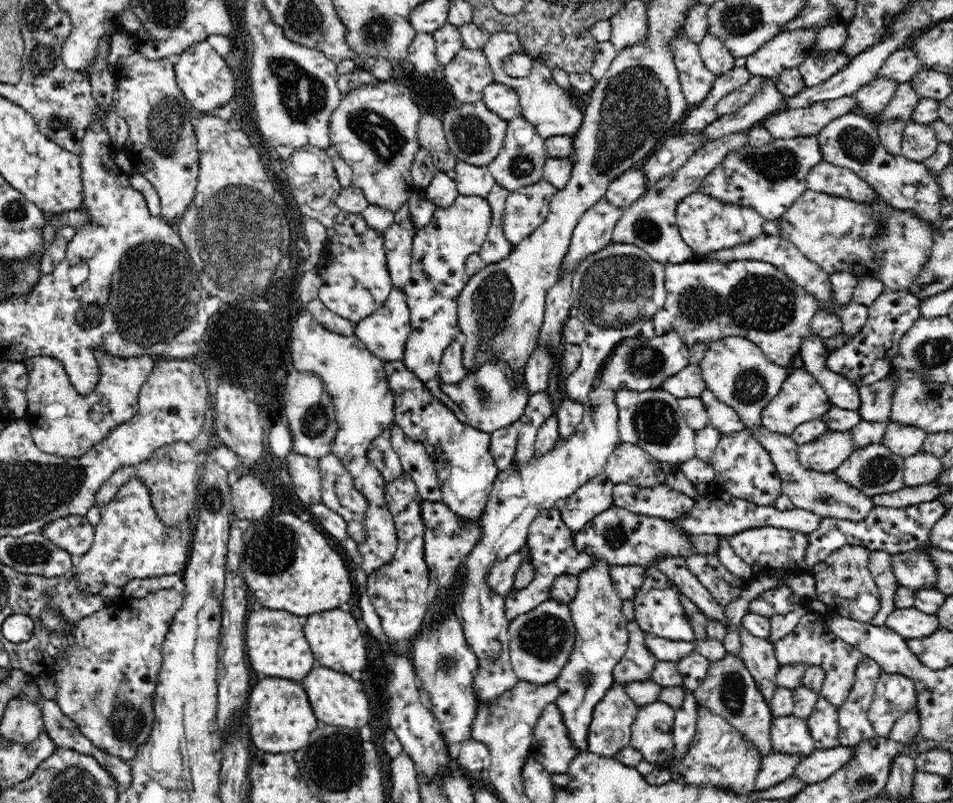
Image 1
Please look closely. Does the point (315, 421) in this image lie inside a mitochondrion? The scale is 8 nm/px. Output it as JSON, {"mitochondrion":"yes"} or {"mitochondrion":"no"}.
{"mitochondrion":"yes"}

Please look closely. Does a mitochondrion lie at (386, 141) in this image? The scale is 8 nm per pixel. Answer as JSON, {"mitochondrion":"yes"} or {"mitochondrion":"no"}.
{"mitochondrion":"yes"}

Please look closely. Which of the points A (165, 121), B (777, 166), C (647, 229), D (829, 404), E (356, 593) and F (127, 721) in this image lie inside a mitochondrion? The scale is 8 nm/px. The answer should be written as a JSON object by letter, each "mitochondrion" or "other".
{"A":"mitochondrion","B":"mitochondrion","C":"mitochondrion","D":"other","E":"other","F":"mitochondrion"}

